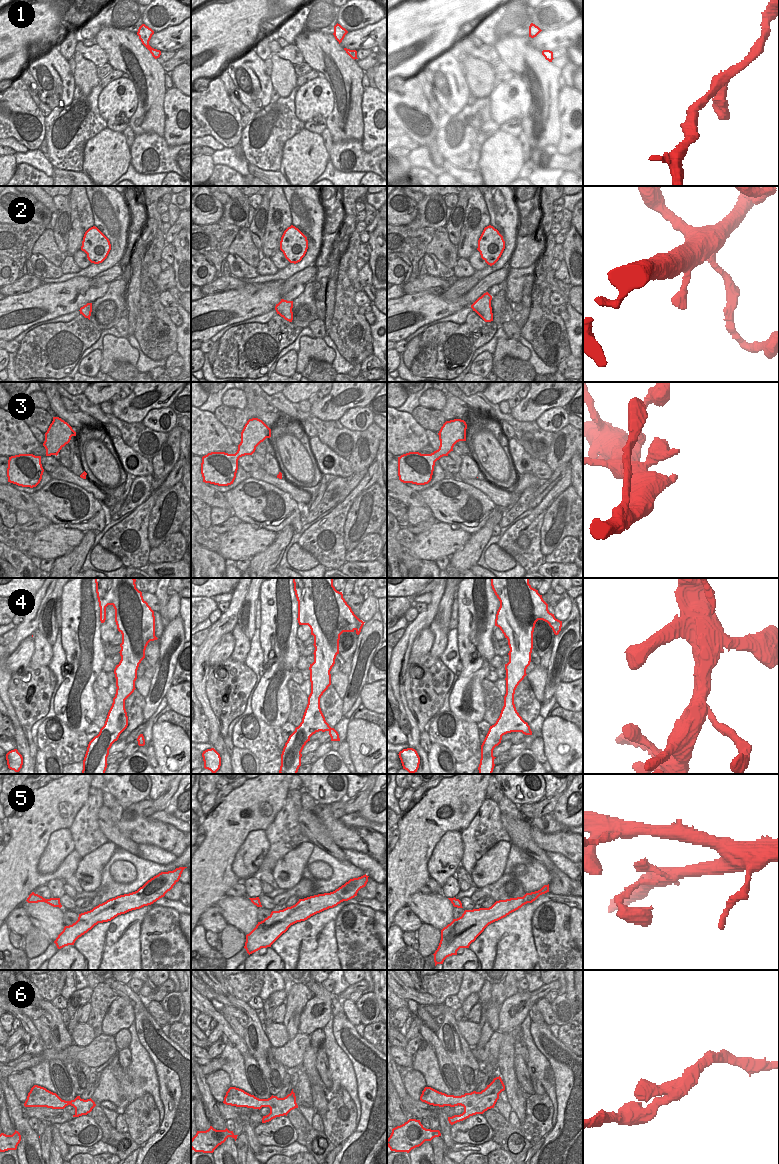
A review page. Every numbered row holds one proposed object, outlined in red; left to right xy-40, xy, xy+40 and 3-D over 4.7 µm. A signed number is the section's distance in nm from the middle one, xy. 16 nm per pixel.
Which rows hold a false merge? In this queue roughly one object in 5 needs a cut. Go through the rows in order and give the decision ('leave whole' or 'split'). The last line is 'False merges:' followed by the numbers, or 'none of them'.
1: leave whole
2: leave whole
3: leave whole
4: leave whole
5: leave whole
6: leave whole
False merges: none of them

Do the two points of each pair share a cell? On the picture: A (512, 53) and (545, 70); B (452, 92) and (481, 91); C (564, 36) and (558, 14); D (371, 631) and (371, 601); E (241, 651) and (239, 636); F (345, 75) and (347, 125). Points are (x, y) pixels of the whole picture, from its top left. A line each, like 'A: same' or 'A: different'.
A: same
B: different
C: different
D: different
E: same
F: same

